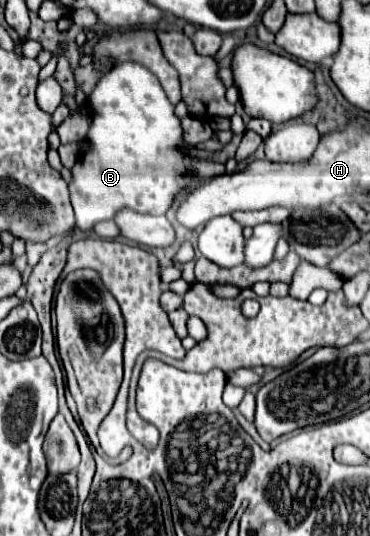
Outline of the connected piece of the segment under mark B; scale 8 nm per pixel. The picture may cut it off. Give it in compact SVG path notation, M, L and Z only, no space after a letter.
M124 62L104 74L90 94L90 106L94 110L94 118L90 124L88 140L92 142L92 150L82 156L74 164L72 182L70 182L70 198L72 208L76 214L76 226L80 230L92 230L96 222L112 220L114 214L122 208L132 208L140 214L160 216L166 214L174 196L190 184L184 176L198 176L198 178L212 178L224 172L222 164L208 162L208 160L192 160L184 154L182 146L182 126L180 118L174 116L174 106L168 102L158 78L136 62Z

